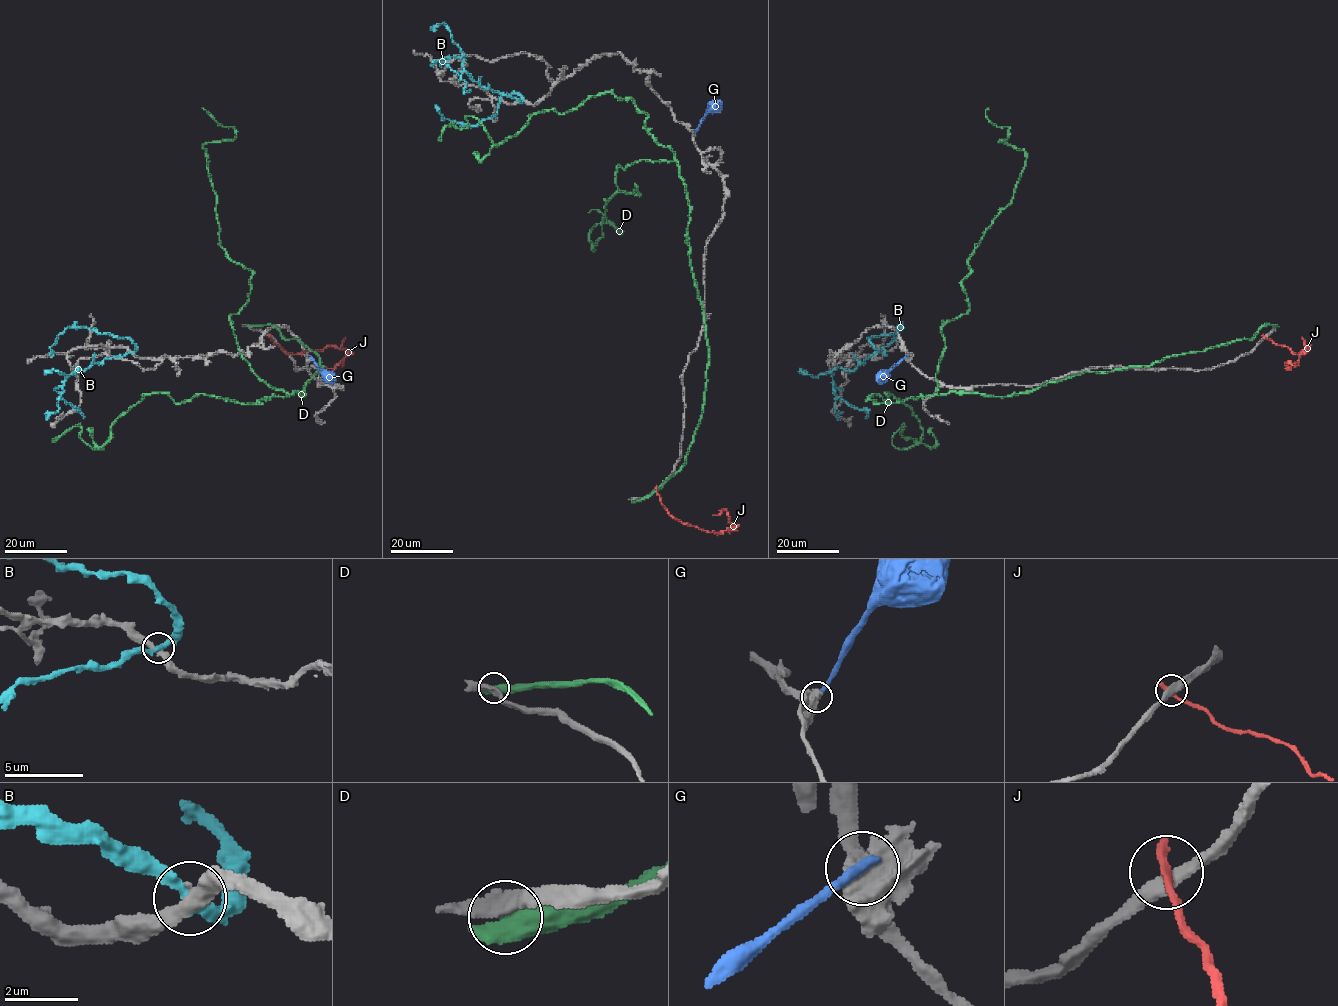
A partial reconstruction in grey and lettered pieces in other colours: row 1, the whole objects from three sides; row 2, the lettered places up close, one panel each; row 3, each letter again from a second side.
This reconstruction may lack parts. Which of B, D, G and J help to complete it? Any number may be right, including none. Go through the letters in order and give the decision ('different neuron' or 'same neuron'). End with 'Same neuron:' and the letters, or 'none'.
B: different neuron
D: different neuron
G: different neuron
J: different neuron
Same neuron: none

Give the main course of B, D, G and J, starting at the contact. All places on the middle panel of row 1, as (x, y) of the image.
B: (519, 101), (480, 86), (466, 71), (464, 57), (449, 57), (446, 64), (466, 82), (464, 91), (470, 89)
D: (634, 500), (684, 462), (706, 384), (678, 163), (617, 167), (638, 193), (593, 249), (622, 231), (588, 213)
G: (696, 131), (701, 120), (720, 101)
J: (656, 489), (661, 503), (673, 518), (708, 531), (731, 531), (734, 527), (724, 509), (712, 515)

